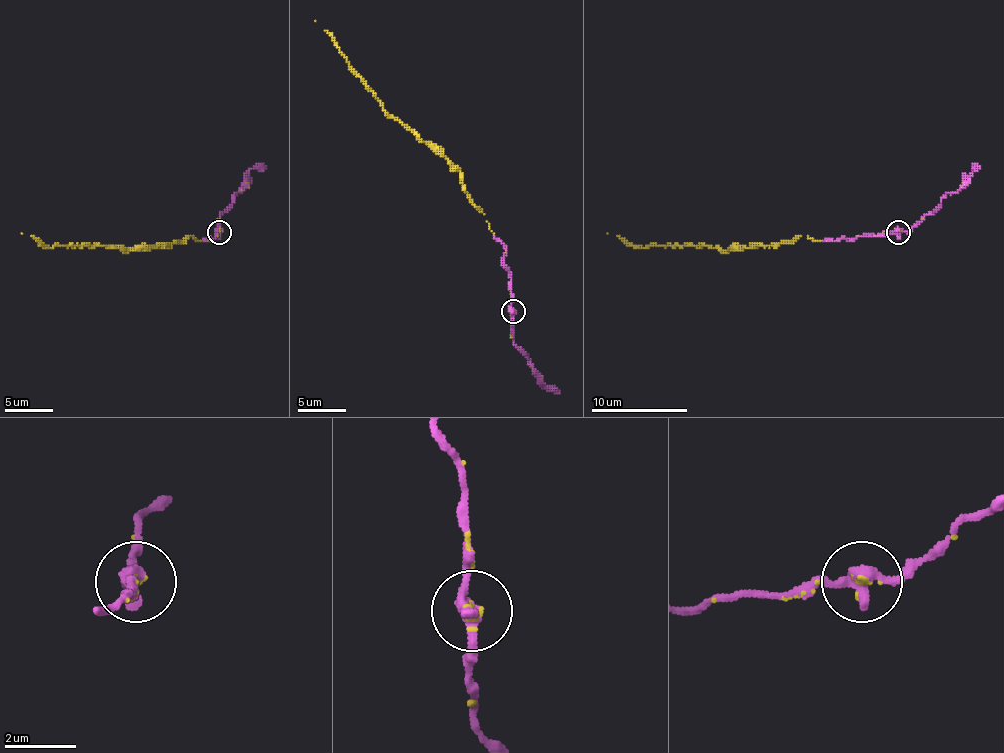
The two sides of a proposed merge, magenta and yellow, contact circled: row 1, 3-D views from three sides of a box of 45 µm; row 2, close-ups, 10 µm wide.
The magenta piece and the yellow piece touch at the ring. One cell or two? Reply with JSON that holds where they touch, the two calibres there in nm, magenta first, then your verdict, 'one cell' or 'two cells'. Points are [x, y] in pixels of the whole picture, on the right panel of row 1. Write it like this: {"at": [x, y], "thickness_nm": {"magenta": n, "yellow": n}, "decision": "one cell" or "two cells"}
{"at": [898, 232], "thickness_nm": {"magenta": 380, "yellow": 110}, "decision": "one cell"}

